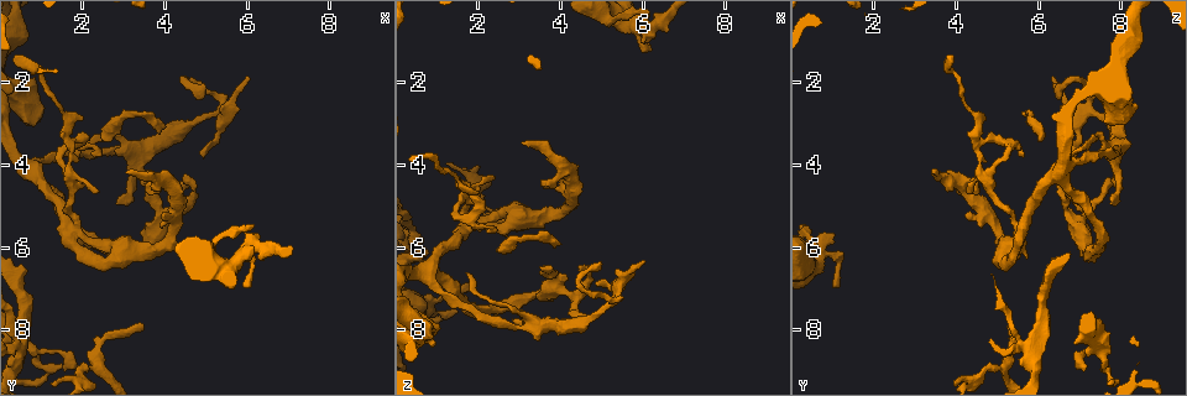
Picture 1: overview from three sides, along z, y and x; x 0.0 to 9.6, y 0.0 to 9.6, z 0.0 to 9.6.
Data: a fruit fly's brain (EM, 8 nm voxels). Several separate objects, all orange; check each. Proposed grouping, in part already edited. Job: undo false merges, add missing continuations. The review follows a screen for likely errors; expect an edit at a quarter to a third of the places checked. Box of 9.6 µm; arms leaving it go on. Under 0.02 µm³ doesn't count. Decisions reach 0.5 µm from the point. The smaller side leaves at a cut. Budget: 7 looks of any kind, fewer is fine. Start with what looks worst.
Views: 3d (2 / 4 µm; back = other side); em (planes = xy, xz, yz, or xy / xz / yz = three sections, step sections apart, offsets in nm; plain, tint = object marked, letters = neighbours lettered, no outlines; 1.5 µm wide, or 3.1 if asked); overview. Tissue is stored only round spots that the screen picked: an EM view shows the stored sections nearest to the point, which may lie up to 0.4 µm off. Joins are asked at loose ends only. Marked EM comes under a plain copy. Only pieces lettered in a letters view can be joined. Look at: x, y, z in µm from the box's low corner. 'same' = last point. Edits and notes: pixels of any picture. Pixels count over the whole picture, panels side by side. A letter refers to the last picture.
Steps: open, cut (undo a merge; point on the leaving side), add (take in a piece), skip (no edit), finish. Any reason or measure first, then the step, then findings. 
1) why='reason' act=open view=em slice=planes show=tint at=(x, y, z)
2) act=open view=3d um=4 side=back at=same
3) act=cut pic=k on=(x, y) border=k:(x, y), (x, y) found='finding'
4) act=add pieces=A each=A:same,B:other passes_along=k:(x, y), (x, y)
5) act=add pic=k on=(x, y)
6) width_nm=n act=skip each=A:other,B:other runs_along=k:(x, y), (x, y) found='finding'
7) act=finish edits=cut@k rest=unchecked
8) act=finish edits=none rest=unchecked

why='an open end' act=open view=3d um=2 side=back at=(3.50, 7.90, 5.35)

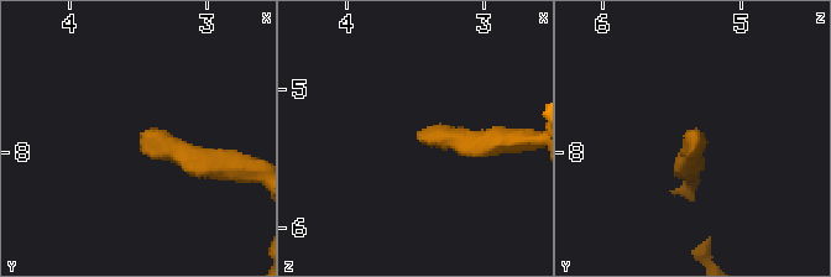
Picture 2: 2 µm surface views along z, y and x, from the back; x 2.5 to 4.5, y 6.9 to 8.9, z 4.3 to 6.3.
act=open view=em slice=xy step=4 show=tint at=(3.48, 7.88, 5.28)

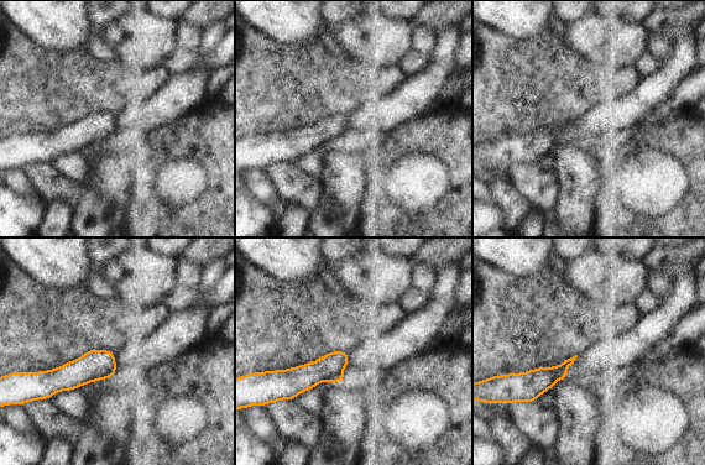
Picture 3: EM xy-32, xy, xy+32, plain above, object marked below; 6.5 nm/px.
why='cut it another way' act=open view=em slice=planes show=letters at=same

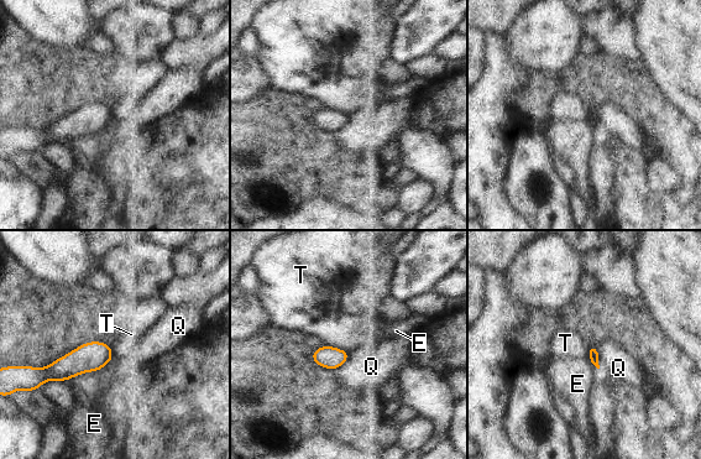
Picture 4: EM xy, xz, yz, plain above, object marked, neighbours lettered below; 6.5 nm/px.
longest_contact=E:360nm act=skip each=E:other,Q:other,T:other border=4:(324, 344), (349, 353) found='none of them fits'

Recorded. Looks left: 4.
act=open view=3d um=4 at=(3.90, 3.25, 6.00)

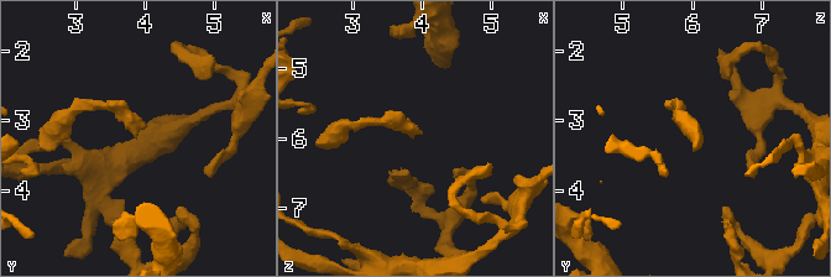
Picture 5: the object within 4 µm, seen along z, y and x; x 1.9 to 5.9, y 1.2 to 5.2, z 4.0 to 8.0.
act=open view=em slice=xy step=4 show=letters at=(3.85, 3.25, 5.95)

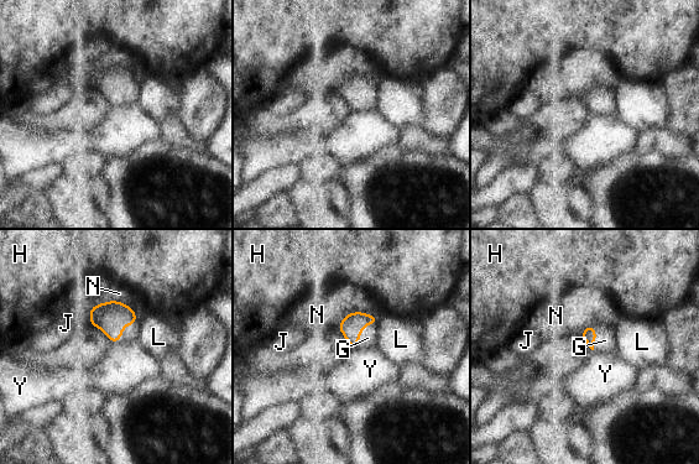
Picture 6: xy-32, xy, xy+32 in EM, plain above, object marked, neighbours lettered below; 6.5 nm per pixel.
longest_contact=N:300nm act=add pieces=G each=G:same,H:other,J:other,L:other,N:other,Y:other passes_along=6:(589, 334), (594, 342), (605, 340) found='it goes on there'

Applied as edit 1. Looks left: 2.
act=finish edits=add@6 rest=unchecked

